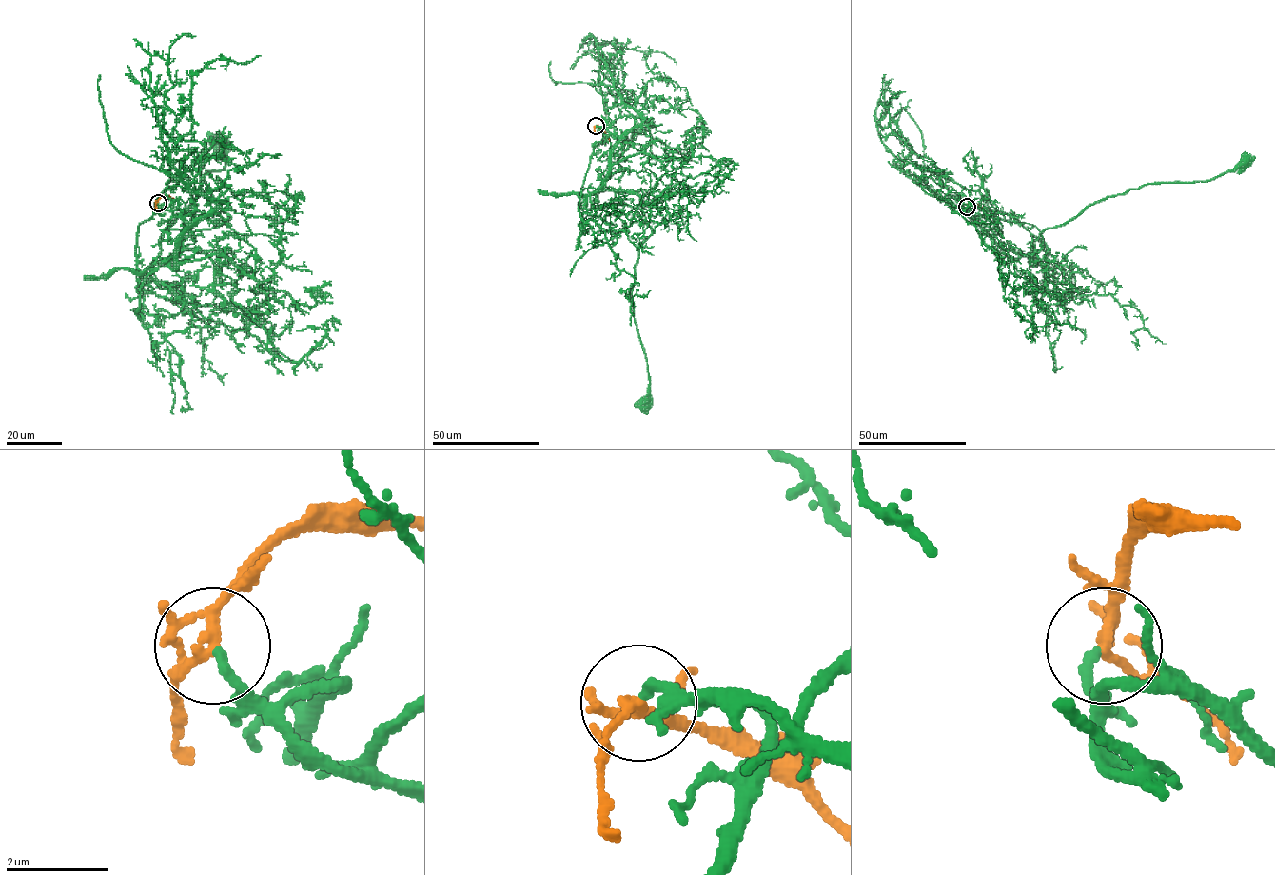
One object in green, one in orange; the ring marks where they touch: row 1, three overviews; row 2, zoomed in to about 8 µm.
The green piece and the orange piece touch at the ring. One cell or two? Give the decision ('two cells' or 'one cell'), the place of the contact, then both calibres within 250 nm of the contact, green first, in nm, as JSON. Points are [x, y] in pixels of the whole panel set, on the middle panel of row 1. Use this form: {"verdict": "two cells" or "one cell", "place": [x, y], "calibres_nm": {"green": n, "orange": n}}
{"verdict": "one cell", "place": [596, 126], "calibres_nm": {"green": 180, "orange": 160}}

